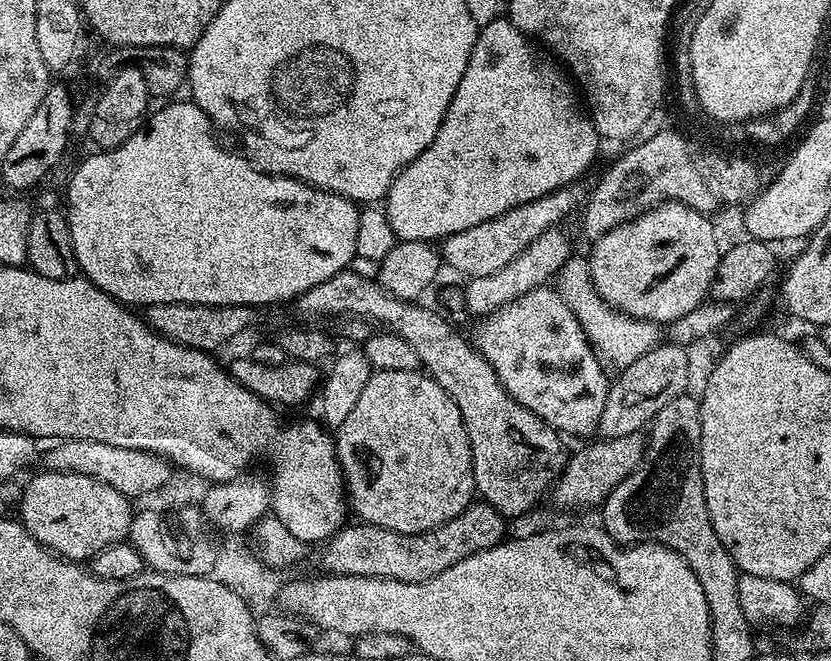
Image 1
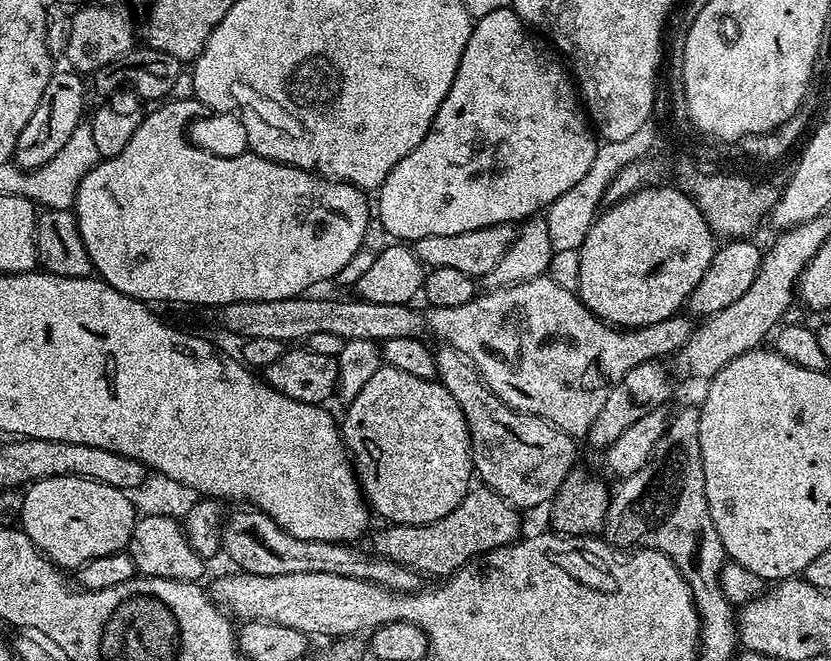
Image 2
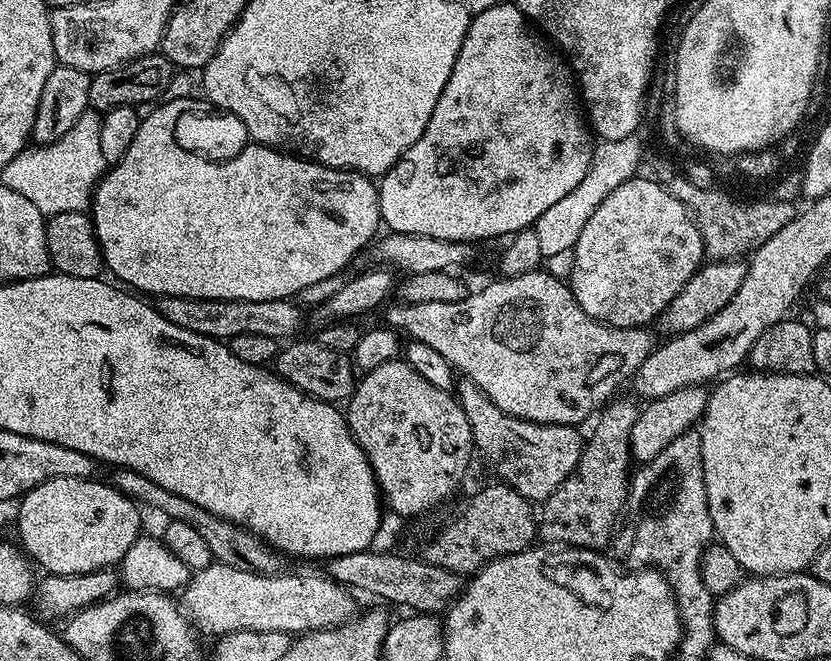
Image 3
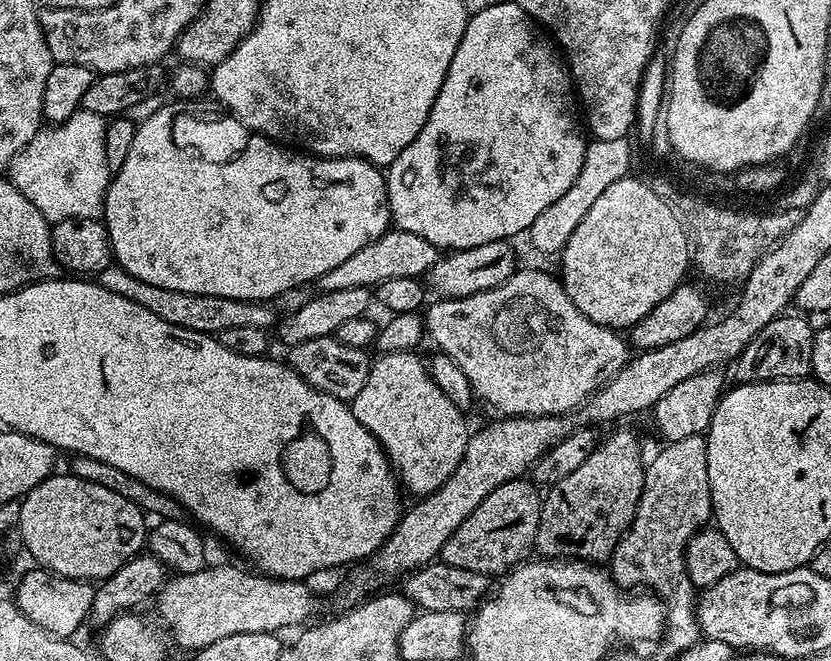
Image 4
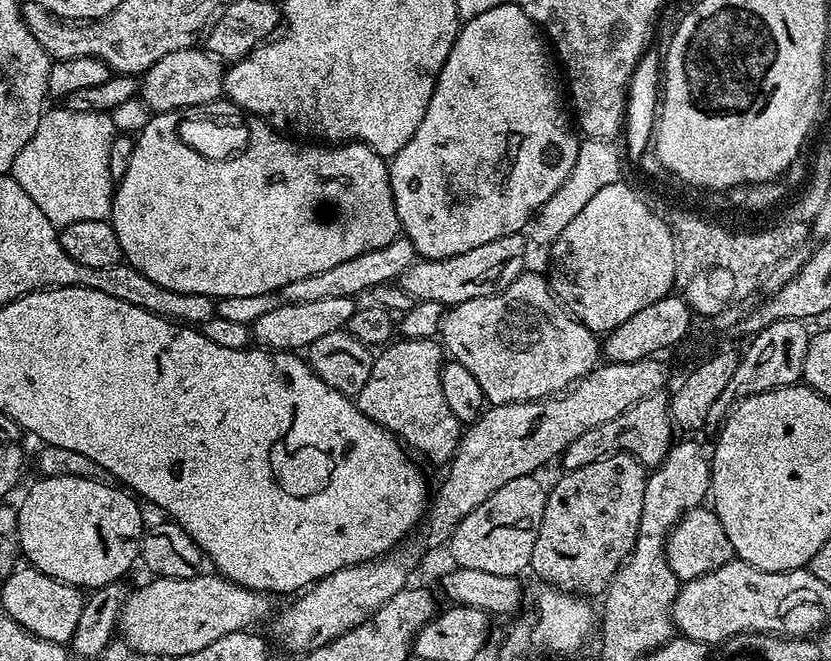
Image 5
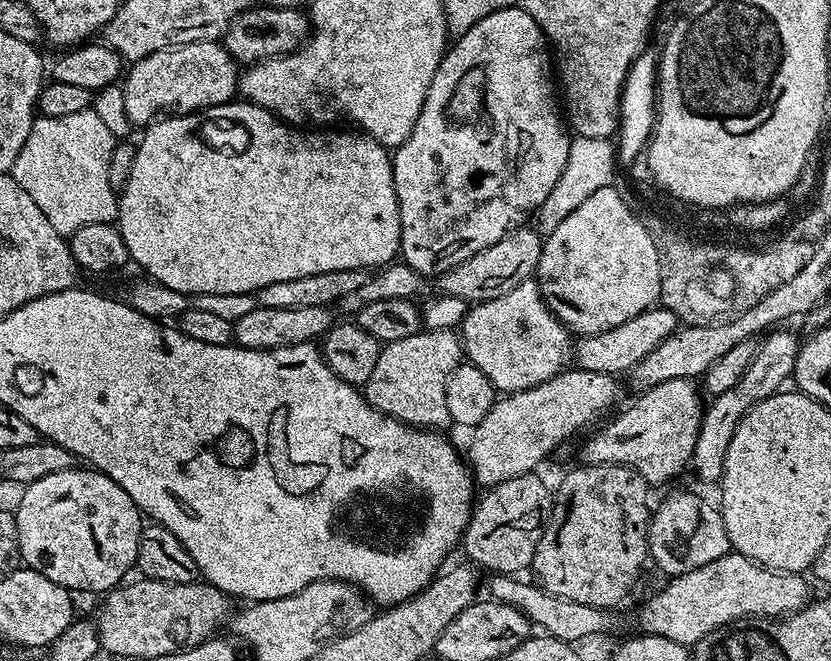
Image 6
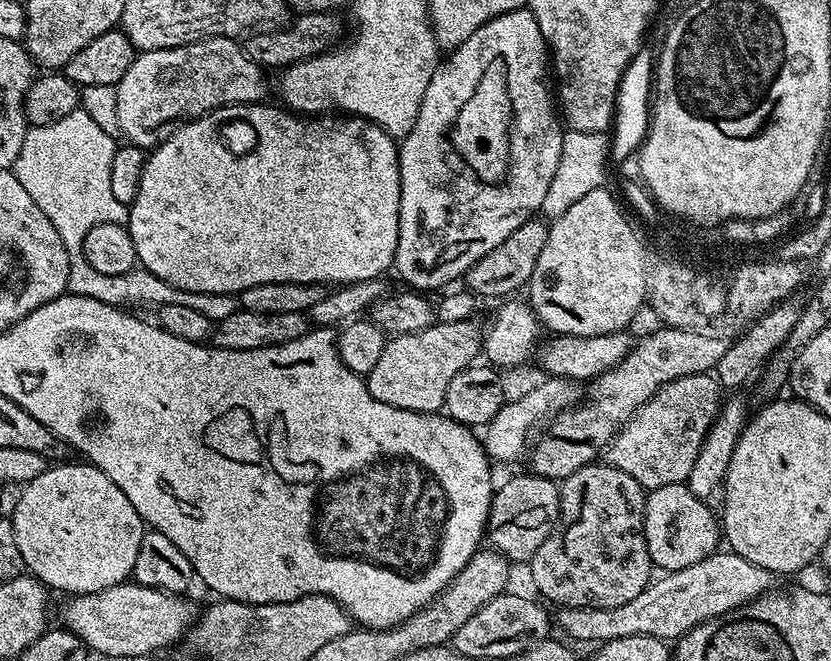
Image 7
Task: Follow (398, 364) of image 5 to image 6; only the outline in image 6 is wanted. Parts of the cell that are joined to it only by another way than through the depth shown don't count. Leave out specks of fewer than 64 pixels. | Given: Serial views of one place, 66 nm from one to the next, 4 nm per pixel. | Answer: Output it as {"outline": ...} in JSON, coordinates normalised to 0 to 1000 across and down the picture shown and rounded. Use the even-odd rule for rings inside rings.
{"outline":[[[514,501],[493,505],[480,517],[469,517],[458,525],[455,549],[450,554],[445,572],[436,582],[438,599],[462,629],[472,629],[485,641],[495,641],[516,651],[534,651],[542,637],[537,620],[537,578],[542,566],[556,549],[556,516],[548,501]]]}

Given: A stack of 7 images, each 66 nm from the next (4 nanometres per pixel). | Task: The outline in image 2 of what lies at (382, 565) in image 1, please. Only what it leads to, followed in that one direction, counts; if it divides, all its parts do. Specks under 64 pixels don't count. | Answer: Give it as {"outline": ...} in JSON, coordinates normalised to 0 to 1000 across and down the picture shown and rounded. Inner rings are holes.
{"outline":[[[573,735],[558,749],[556,759],[551,766],[546,766],[546,772],[542,772],[542,778],[537,778],[537,784],[532,784],[527,790],[521,793],[474,793],[463,797],[463,805],[457,805],[452,811],[450,835],[454,841],[462,841],[466,847],[473,847],[484,856],[497,859],[498,864],[505,867],[507,873],[538,874],[548,868],[557,853],[564,853],[573,843],[581,841],[585,835],[593,835],[596,829],[619,823],[627,815],[626,781],[627,776],[623,770],[617,762],[608,759],[600,747],[590,743],[588,738]]]}

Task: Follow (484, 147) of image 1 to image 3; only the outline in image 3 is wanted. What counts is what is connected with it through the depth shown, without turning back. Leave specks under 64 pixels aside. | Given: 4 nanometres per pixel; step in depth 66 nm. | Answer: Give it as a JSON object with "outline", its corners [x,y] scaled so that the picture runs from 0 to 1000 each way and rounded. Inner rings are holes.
{"outline":[[[608,3],[604,9],[590,9],[590,15],[580,15],[564,29],[556,76],[551,76],[546,106],[542,106],[542,118],[532,136],[532,148],[527,148],[527,160],[522,160],[522,172],[517,172],[517,185],[513,185],[508,209],[503,209],[498,221],[490,224],[479,247],[468,260],[463,260],[456,274],[457,331],[467,351],[513,354],[517,360],[537,360],[546,366],[592,363],[596,357],[615,359],[622,351],[639,346],[645,333],[652,330],[652,324],[657,324],[662,312],[667,312],[667,306],[673,306],[681,293],[686,293],[686,287],[691,287],[691,281],[696,281],[696,275],[705,269],[714,222],[715,206],[700,168],[696,127],[680,86],[641,47],[635,26],[620,5]]]}

